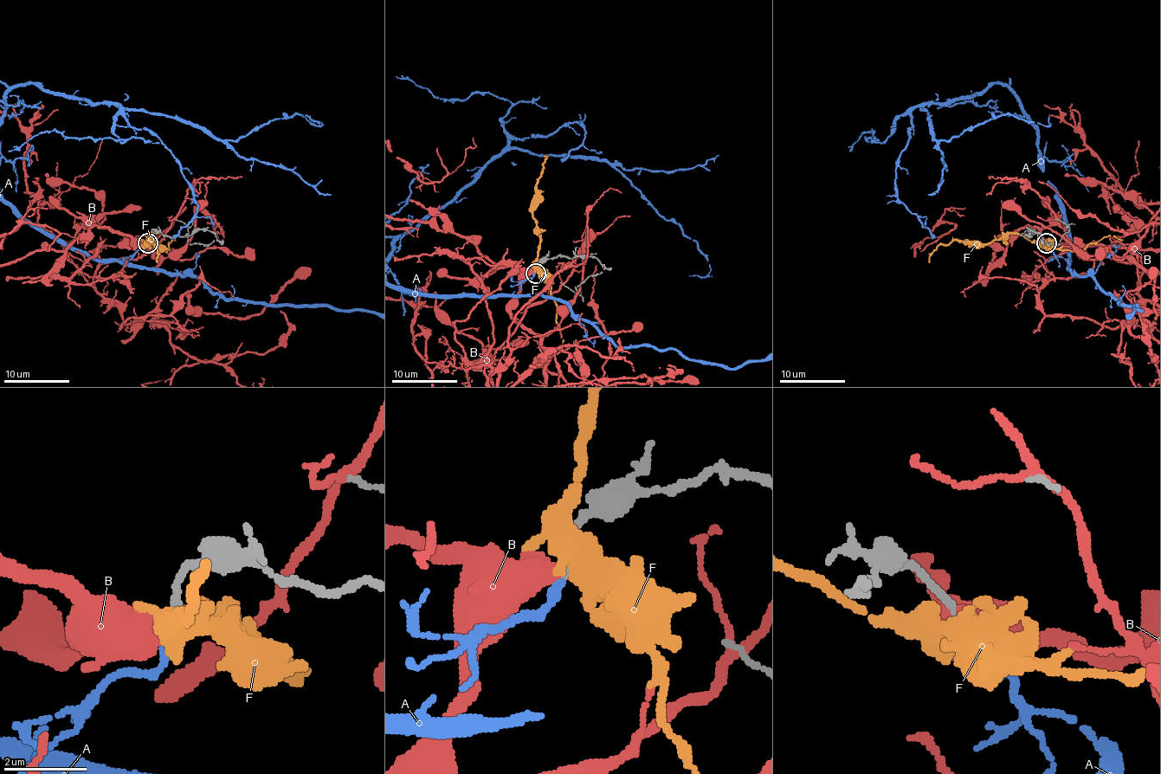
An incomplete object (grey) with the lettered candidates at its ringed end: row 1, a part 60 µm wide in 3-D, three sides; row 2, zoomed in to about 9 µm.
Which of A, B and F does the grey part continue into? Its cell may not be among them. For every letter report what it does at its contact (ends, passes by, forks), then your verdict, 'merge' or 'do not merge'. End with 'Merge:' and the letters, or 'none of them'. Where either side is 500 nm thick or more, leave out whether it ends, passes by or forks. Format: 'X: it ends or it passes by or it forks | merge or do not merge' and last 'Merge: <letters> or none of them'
A: it ends | merge
B: do not merge
F: it forks | do not merge
Merge: A

